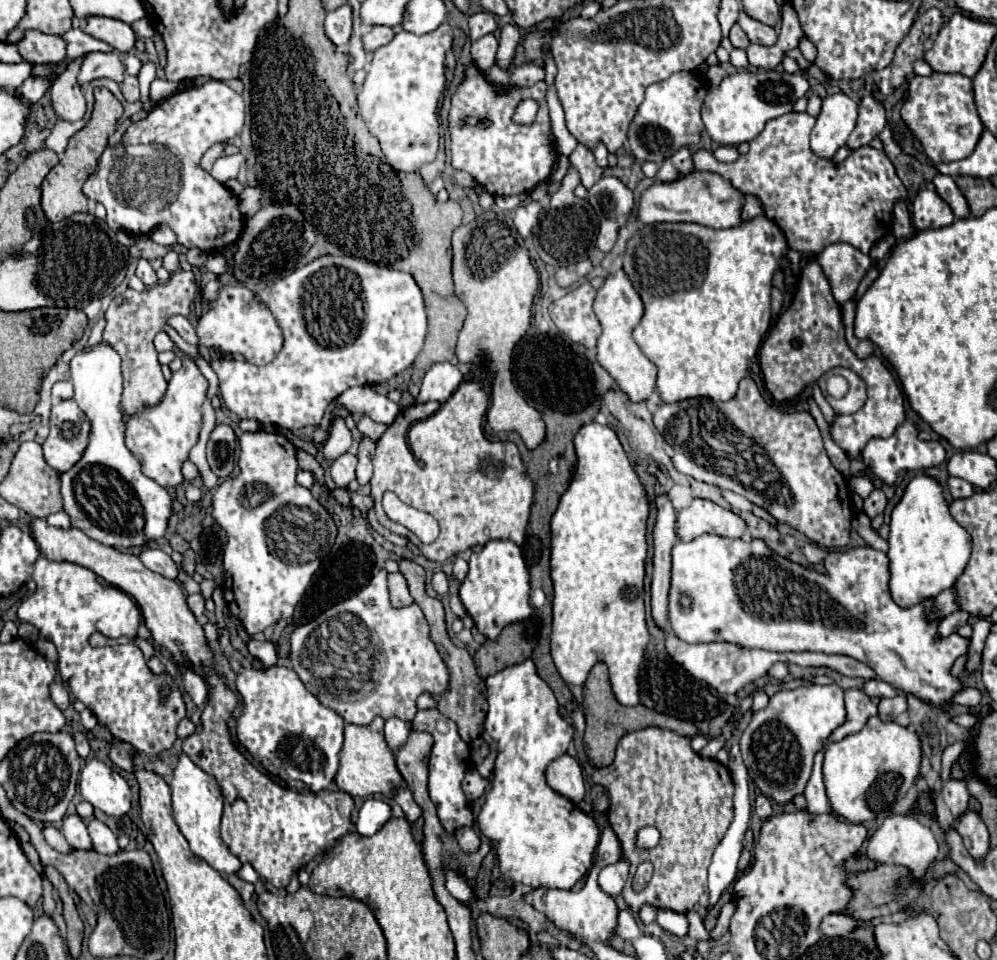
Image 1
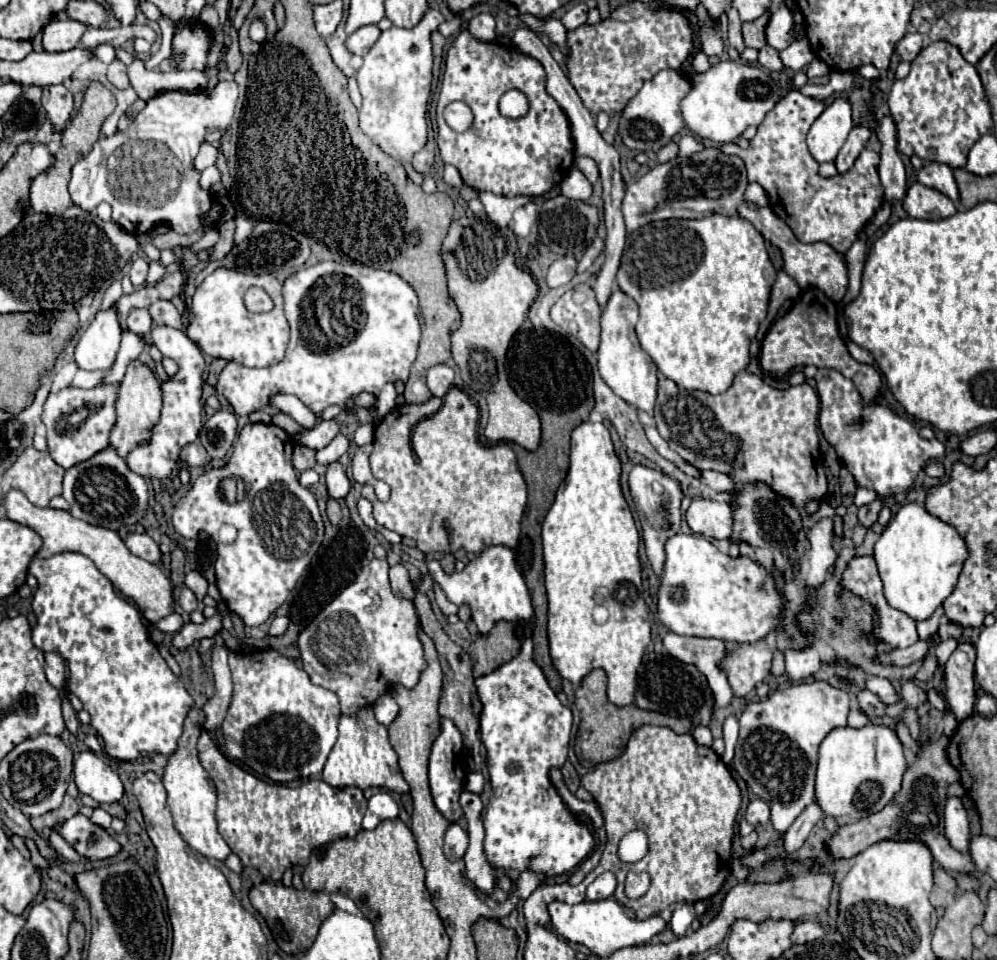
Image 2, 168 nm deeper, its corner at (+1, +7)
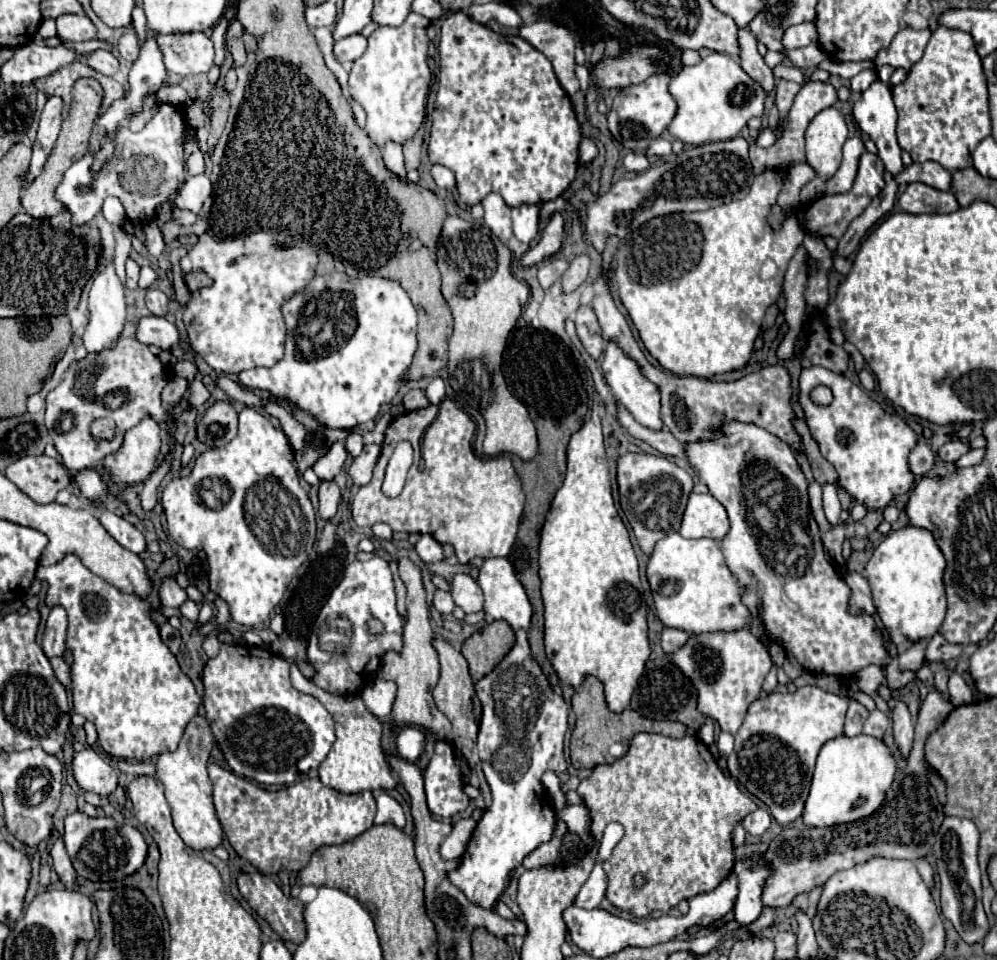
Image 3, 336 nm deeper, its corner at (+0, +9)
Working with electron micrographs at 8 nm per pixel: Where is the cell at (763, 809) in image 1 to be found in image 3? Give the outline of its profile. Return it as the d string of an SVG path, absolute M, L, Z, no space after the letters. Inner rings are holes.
M757 809L743 819L743 827L749 835L763 835L771 825L771 815L765 809Z

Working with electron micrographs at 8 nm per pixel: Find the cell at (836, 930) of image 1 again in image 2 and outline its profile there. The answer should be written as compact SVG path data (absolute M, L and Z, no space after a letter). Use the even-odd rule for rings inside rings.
M802 921L796 925L794 933L792 933L792 941L794 943L810 943L818 937L822 937L826 933L826 927L818 921Z

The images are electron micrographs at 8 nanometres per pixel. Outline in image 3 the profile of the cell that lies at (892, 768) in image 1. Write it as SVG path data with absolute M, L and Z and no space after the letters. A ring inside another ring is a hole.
M869 735L837 737L821 747L809 797L803 809L805 827L833 827L869 817L879 809L897 773L895 759L881 739Z

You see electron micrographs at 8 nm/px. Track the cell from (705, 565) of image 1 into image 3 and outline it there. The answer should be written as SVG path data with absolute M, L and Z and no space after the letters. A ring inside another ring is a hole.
M671 533L665 539L657 541L647 561L647 579L651 585L657 617L663 621L665 627L683 629L687 633L737 631L739 627L747 627L747 619L751 617L751 613L741 603L741 587L725 565L719 543L713 539L685 539L679 533Z

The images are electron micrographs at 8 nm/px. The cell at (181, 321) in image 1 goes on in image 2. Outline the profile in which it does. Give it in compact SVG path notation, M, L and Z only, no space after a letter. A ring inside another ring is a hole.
M156 301L154 305L150 305L148 311L150 311L156 325L168 325L174 329L184 329L182 315L178 313L178 309L170 301Z

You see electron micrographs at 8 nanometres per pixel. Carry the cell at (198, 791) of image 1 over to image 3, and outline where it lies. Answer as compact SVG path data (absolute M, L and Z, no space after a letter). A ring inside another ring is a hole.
M197 715L189 721L189 725L179 741L177 751L173 751L171 755L161 753L155 763L157 779L163 783L165 797L171 805L173 825L175 825L177 833L181 835L181 839L185 841L185 845L195 851L213 849L213 847L221 845L221 839L223 839L221 823L215 815L215 805L213 805L213 787L207 777L207 763L209 763L211 747L213 747L213 737L209 731L209 723Z

